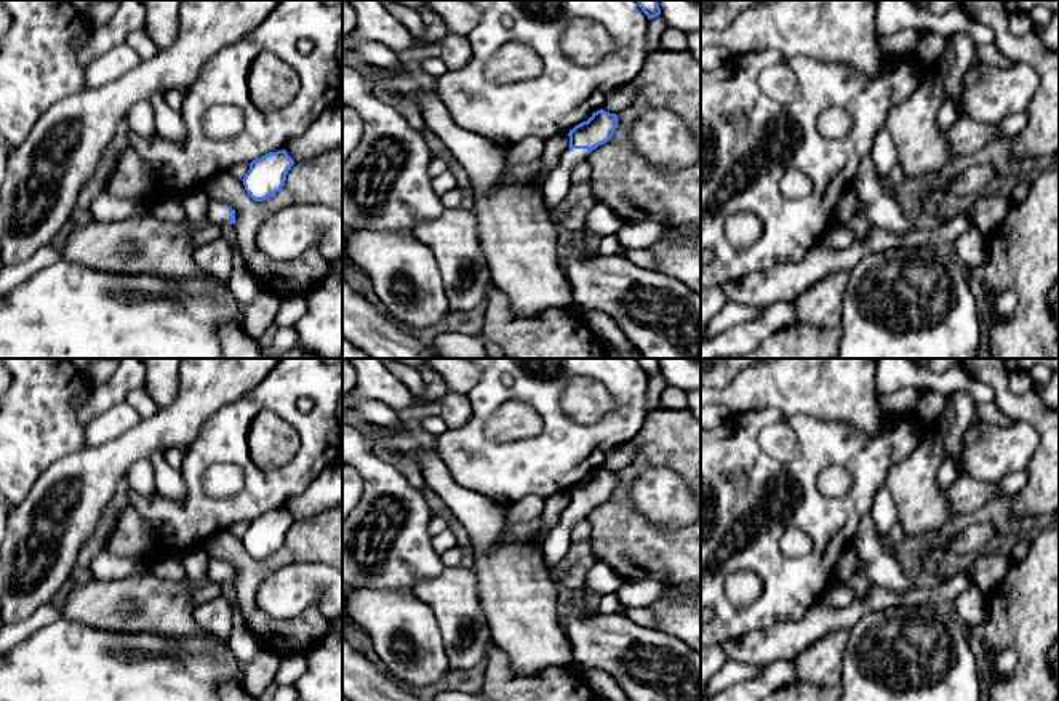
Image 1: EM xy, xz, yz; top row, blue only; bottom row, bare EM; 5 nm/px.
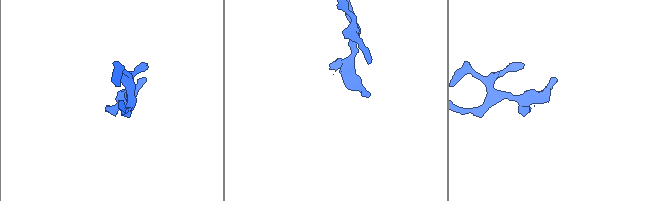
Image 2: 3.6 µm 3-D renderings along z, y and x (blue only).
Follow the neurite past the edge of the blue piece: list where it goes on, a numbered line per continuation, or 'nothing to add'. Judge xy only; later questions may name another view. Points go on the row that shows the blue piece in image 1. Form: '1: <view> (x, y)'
1: xy (218, 212)

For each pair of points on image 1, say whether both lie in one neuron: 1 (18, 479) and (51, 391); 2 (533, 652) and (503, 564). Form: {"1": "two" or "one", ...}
{"1": "one", "2": "one"}

